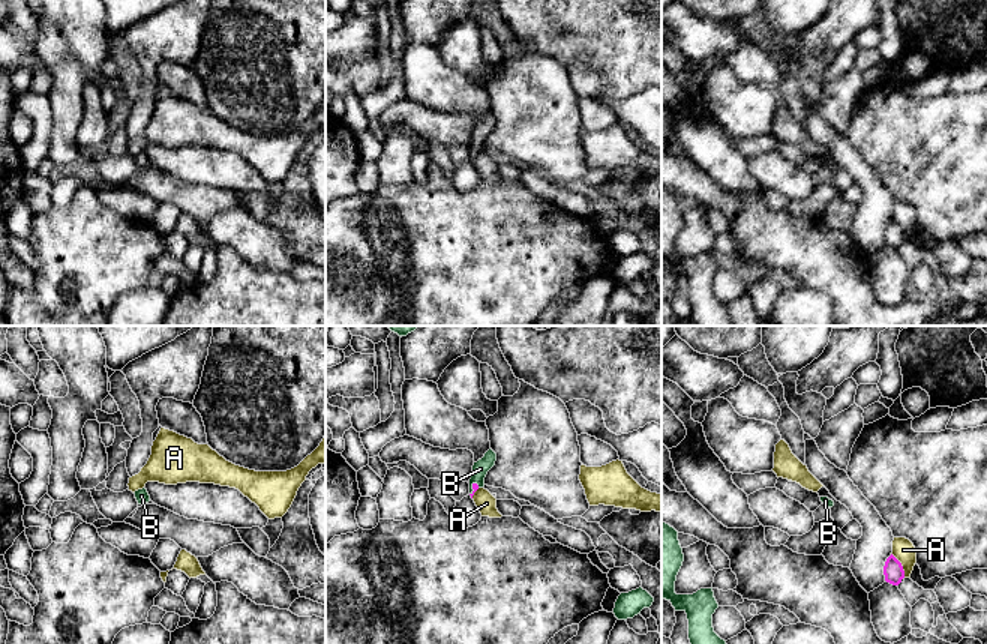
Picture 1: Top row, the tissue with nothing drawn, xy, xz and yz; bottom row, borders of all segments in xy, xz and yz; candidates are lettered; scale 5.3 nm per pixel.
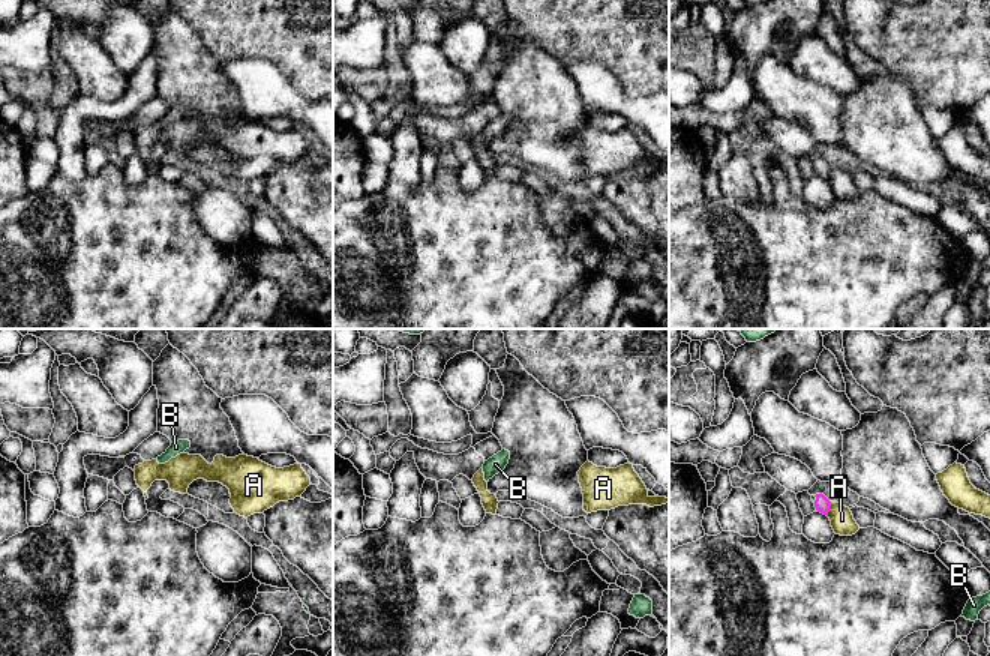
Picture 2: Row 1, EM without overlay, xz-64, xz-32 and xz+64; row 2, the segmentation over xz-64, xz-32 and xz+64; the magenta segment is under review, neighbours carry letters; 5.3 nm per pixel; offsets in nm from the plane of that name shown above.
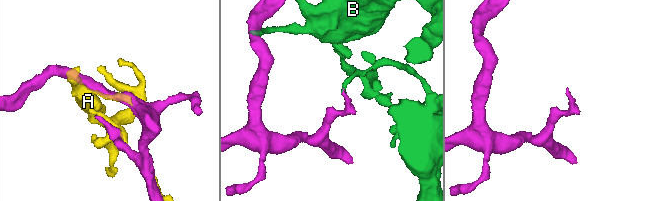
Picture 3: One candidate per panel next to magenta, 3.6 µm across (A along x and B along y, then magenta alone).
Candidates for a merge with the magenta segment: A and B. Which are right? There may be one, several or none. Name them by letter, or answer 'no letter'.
no letter

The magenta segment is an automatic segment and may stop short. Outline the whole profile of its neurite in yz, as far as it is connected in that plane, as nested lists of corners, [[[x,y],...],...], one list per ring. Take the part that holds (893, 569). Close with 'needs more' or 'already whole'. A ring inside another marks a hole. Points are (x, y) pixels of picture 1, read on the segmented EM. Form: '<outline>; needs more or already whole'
[[[892,554],[885,561],[884,575],[885,581],[892,585],[898,585],[904,578],[903,566]]]; already whole

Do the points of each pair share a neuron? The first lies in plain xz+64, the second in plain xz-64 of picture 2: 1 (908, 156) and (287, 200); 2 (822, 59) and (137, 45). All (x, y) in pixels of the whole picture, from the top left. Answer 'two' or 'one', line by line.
1: two
2: one

